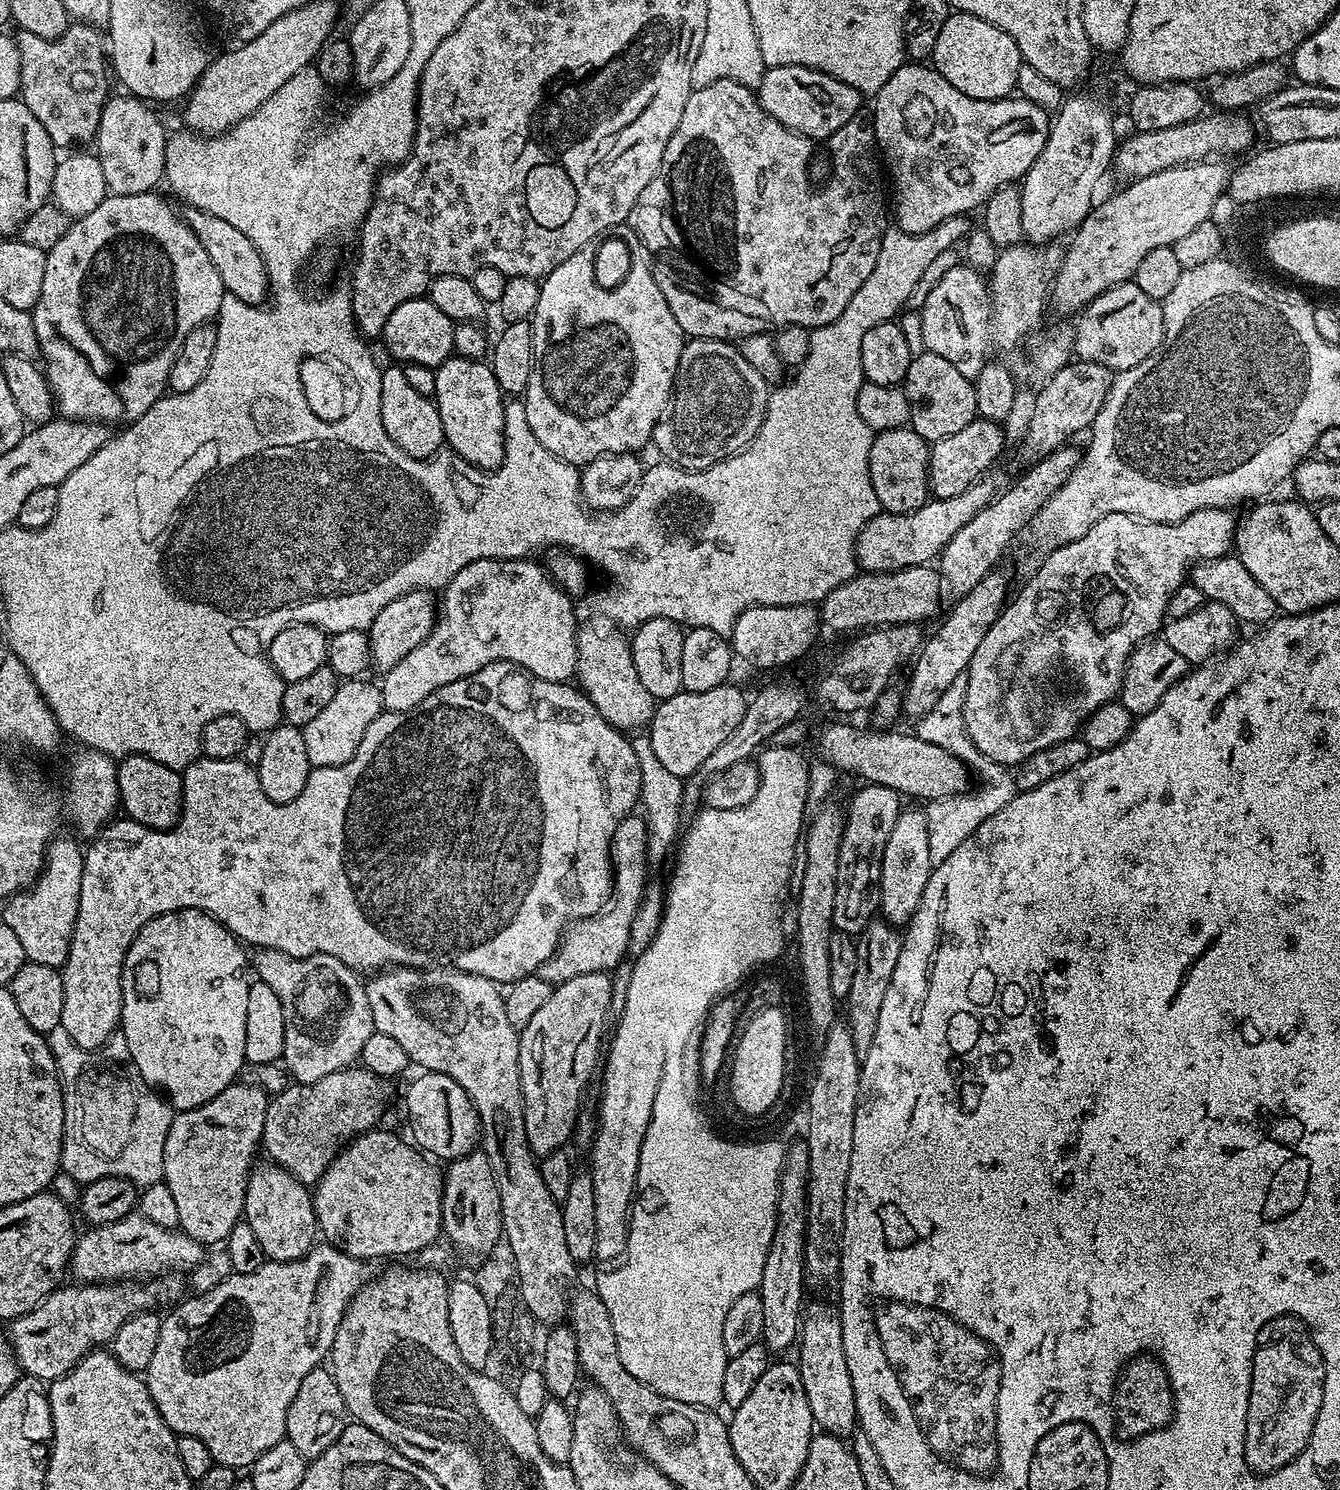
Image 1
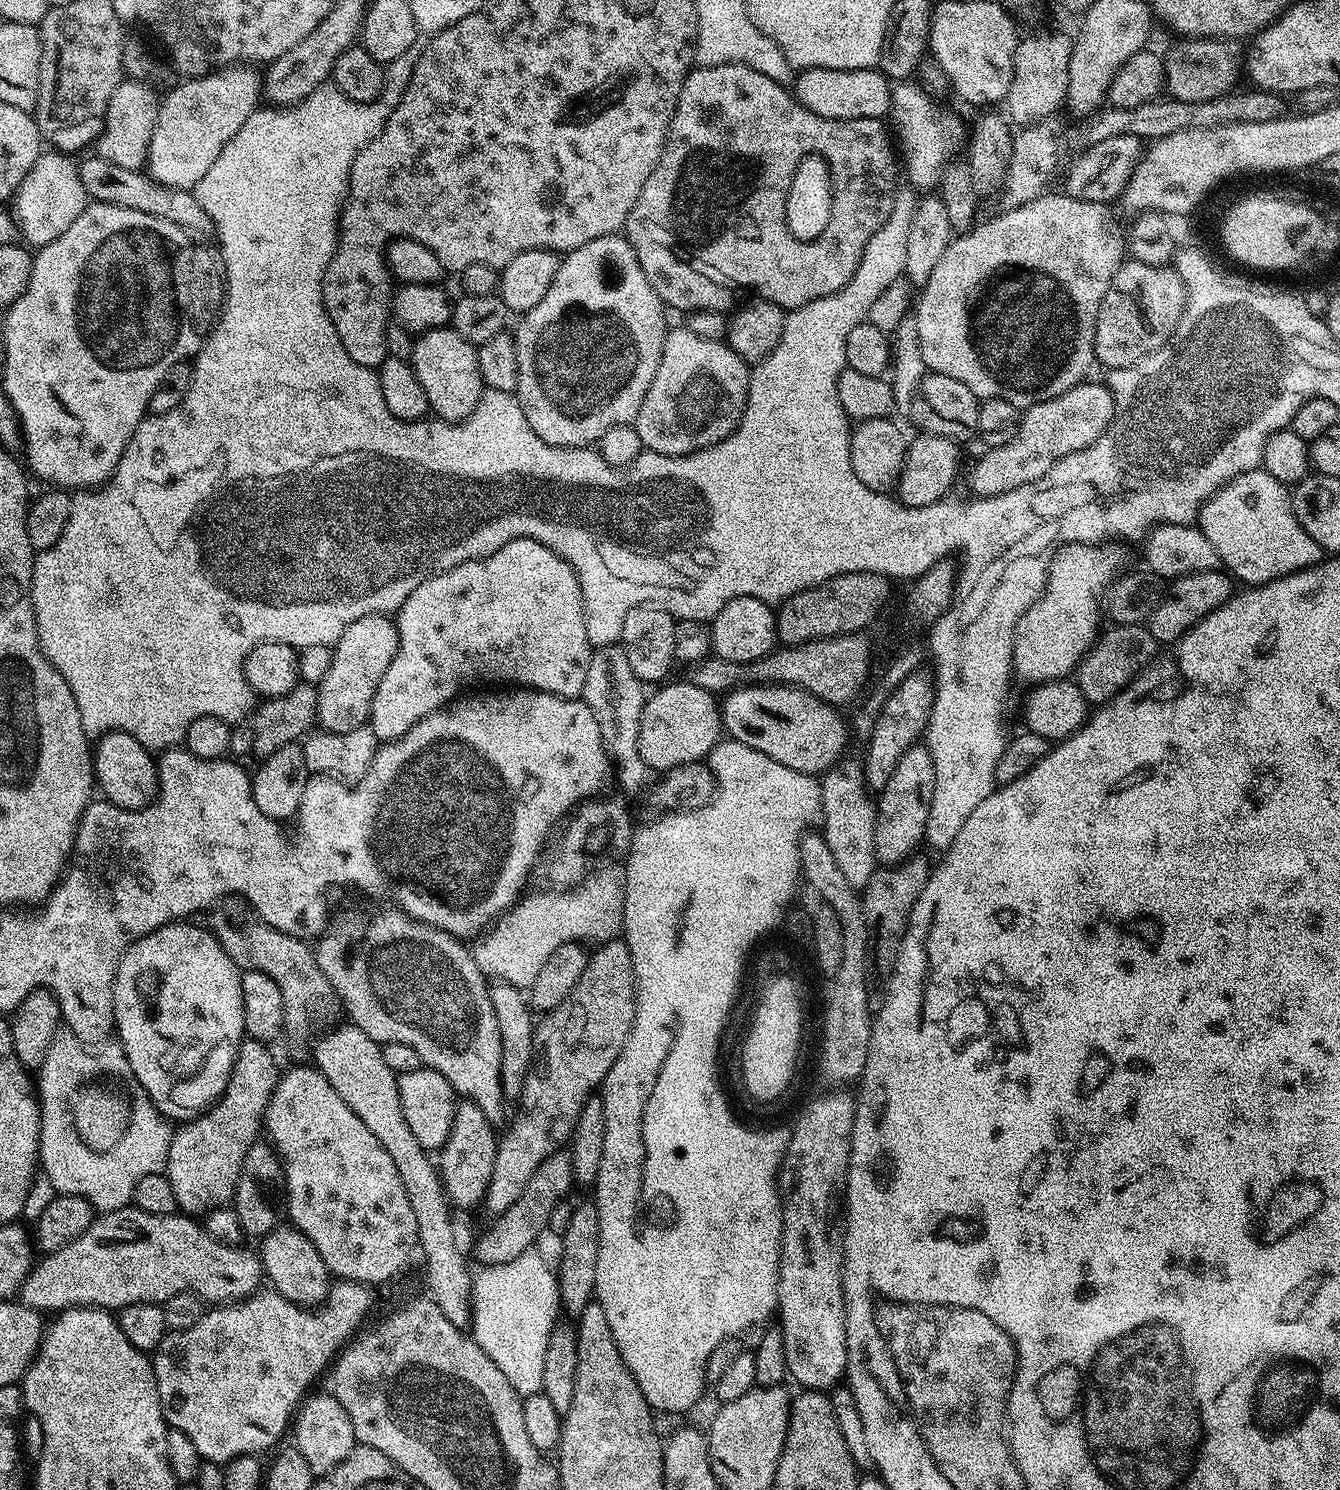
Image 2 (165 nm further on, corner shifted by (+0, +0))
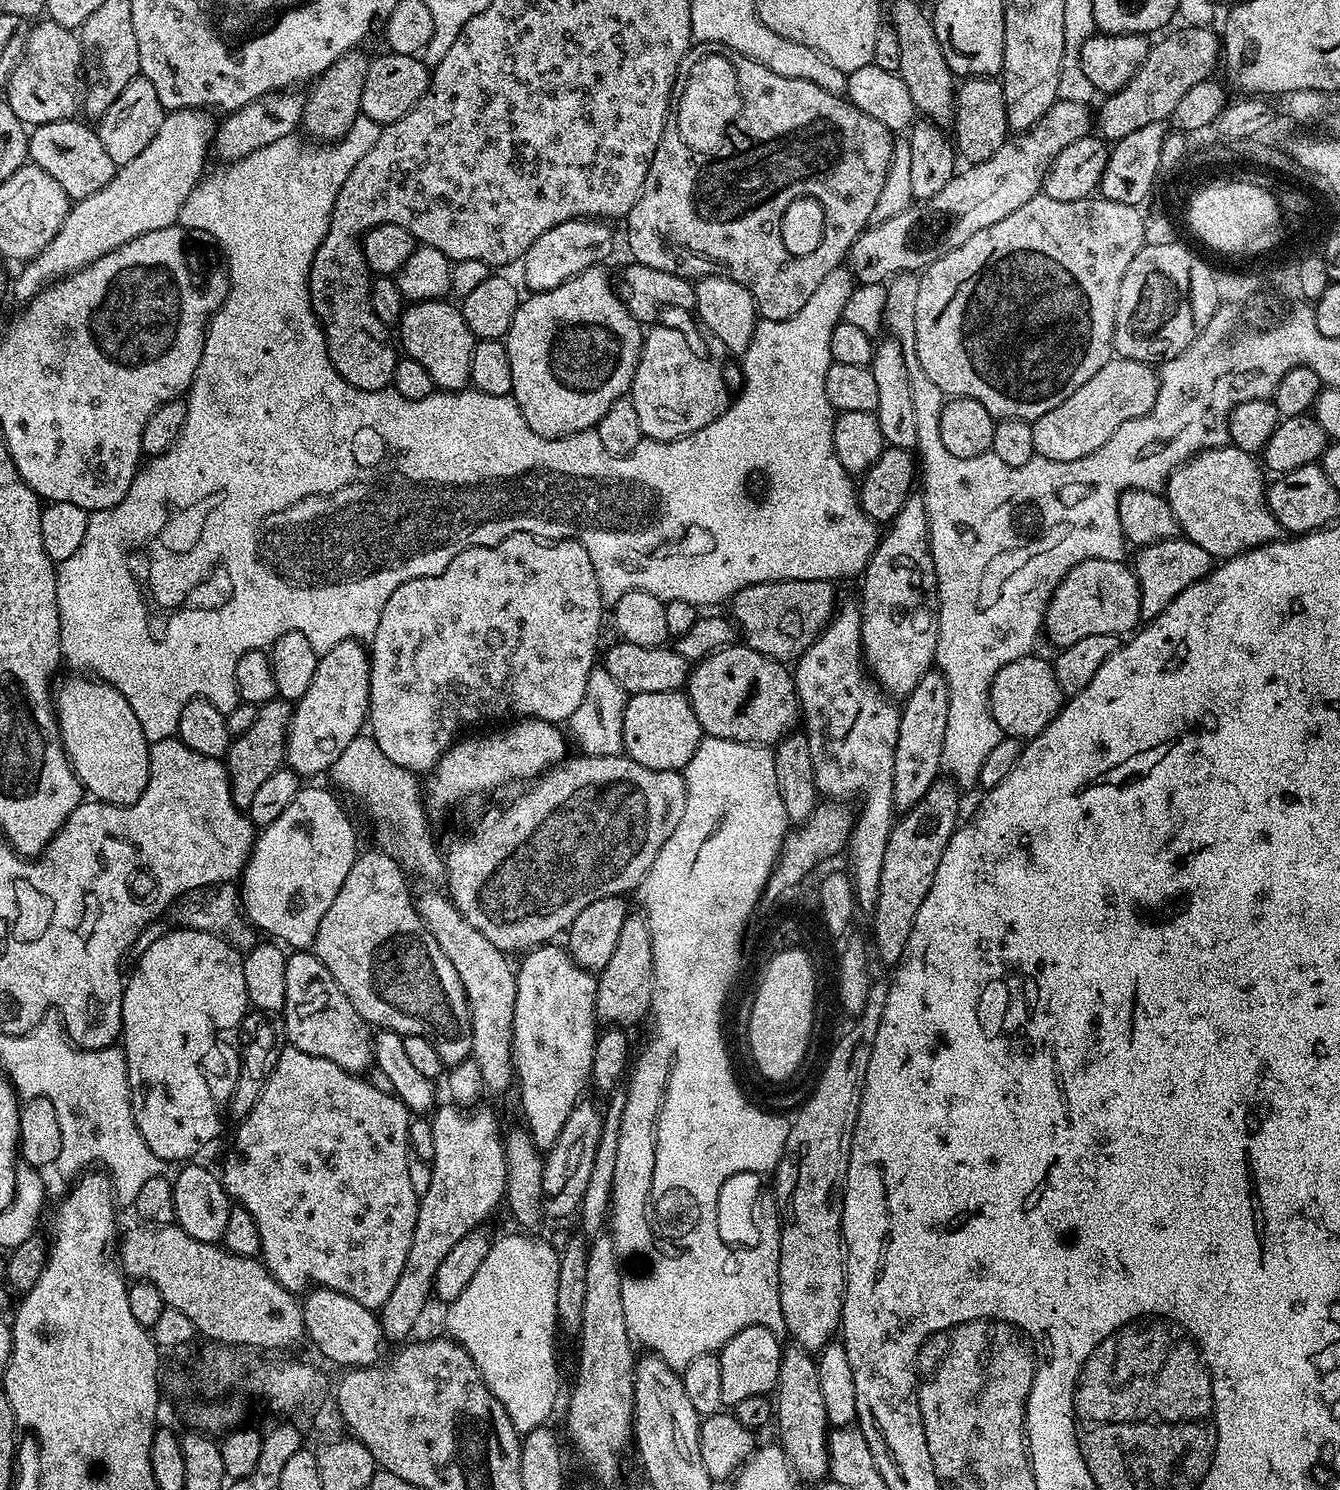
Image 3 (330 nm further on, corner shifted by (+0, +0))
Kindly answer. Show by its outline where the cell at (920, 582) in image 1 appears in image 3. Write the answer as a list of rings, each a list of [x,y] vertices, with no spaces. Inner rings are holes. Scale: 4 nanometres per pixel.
[[[775,580],[746,586],[732,596],[730,619],[749,648],[771,660],[792,662],[831,622],[838,607],[836,588],[837,585],[830,580]]]

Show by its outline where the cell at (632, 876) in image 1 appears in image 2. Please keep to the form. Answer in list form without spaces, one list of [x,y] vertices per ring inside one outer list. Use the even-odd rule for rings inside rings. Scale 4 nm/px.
[[[619,867],[593,871],[580,884],[548,891],[552,892],[525,895],[515,908],[505,912],[492,925],[487,935],[477,939],[473,943],[476,945],[471,945],[472,960],[485,977],[528,990],[534,978],[538,978],[542,966],[546,966],[546,958],[550,958],[558,946],[577,942],[585,946],[599,946],[623,933],[624,874]]]

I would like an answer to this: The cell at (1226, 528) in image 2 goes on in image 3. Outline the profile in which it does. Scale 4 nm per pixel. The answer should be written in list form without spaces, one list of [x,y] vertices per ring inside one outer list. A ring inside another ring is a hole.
[[[1235,446],[1205,449],[1187,460],[1181,468],[1172,472],[1166,485],[1166,499],[1179,531],[1214,558],[1237,556],[1252,548],[1269,544],[1271,540],[1281,539],[1281,526],[1268,508],[1266,479],[1263,475],[1265,473],[1262,471],[1261,461],[1253,453],[1243,452]]]

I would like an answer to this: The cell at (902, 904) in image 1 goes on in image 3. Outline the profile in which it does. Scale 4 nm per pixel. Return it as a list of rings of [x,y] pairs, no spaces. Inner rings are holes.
[[[938,670],[922,674],[918,686],[909,696],[903,697],[900,708],[898,742],[894,746],[894,778],[892,779],[894,802],[897,813],[909,812],[920,801],[922,794],[941,775],[946,742],[946,718],[950,715],[950,690],[946,678]]]

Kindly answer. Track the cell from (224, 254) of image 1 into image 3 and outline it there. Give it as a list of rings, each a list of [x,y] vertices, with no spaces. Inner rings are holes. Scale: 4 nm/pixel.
[[[80,118],[46,122],[35,125],[28,138],[28,160],[37,164],[62,190],[66,190],[69,201],[90,198],[90,194],[98,194],[110,178],[114,178],[117,164],[110,154],[106,154],[106,146],[102,146],[102,138],[95,127],[92,128]]]

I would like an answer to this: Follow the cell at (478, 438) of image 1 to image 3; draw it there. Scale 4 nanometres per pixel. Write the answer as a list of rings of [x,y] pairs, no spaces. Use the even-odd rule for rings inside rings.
[[[447,299],[418,300],[409,303],[400,316],[398,331],[400,331],[399,343],[404,343],[403,351],[410,358],[422,362],[426,374],[430,374],[433,385],[445,392],[458,392],[467,389],[470,384],[470,354],[476,345],[476,337],[472,335],[470,326],[466,326],[466,318],[459,307],[447,304]]]

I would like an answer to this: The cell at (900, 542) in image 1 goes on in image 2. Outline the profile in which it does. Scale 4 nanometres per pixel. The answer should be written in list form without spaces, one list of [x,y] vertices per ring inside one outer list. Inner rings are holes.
[[[1104,382],[1075,384],[1058,398],[1038,402],[1023,413],[1020,430],[1014,439],[1004,447],[988,448],[985,456],[973,466],[973,493],[997,496],[1042,479],[1062,458],[1096,444],[1100,435],[1112,425],[1117,411],[1118,401]]]

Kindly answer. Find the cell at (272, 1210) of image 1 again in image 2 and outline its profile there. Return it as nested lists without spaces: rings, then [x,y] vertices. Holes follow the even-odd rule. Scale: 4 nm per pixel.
[[[277,1226],[259,1241],[258,1255],[264,1267],[267,1283],[290,1302],[299,1304],[301,1308],[313,1309],[323,1304],[328,1296],[330,1273],[326,1262],[322,1262],[322,1254],[314,1250],[314,1242],[306,1238],[298,1229],[291,1226]]]

